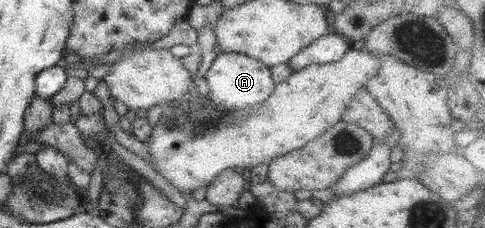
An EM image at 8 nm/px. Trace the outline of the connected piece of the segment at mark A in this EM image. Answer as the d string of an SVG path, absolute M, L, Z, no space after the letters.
M220 53L212 62L205 79L209 87L208 100L227 110L244 109L263 104L275 90L271 68L241 53Z

